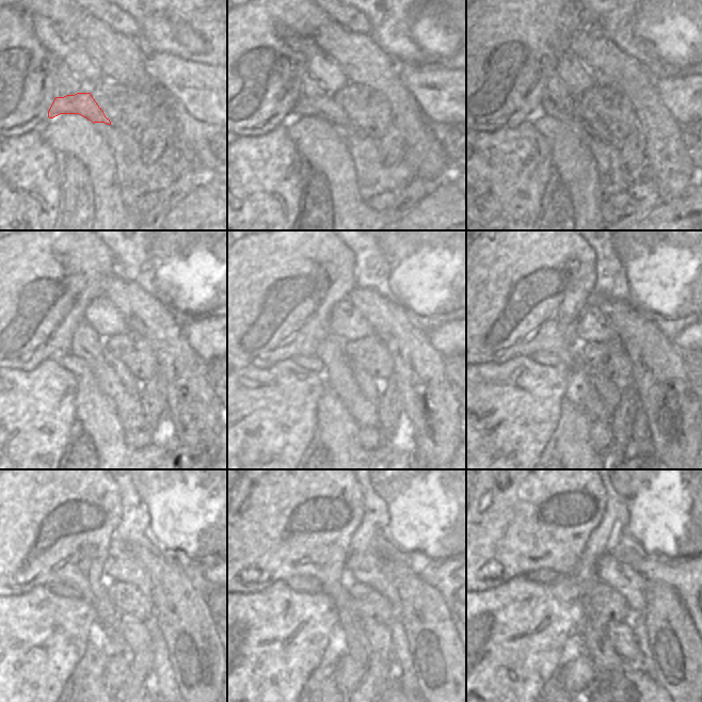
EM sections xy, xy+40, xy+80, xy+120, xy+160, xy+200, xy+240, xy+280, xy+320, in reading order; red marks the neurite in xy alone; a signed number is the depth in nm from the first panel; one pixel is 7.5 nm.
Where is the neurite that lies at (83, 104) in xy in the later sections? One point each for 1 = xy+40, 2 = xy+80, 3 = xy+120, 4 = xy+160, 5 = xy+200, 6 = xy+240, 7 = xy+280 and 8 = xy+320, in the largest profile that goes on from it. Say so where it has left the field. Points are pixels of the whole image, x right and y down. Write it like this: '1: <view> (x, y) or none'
1: xy+40 (324, 106)
2: xy+80 (589, 122)
3: xy+120 (127, 379)
4: xy+160 (371, 388)
5: xy+200 (609, 392)
6: xy+240 (137, 634)
7: xy+280 (379, 636)
8: xy+320 (622, 638)

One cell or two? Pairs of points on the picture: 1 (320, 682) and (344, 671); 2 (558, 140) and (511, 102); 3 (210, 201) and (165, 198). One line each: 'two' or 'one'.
1: two
2: two
3: two

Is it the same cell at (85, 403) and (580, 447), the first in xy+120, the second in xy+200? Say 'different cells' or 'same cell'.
same cell

